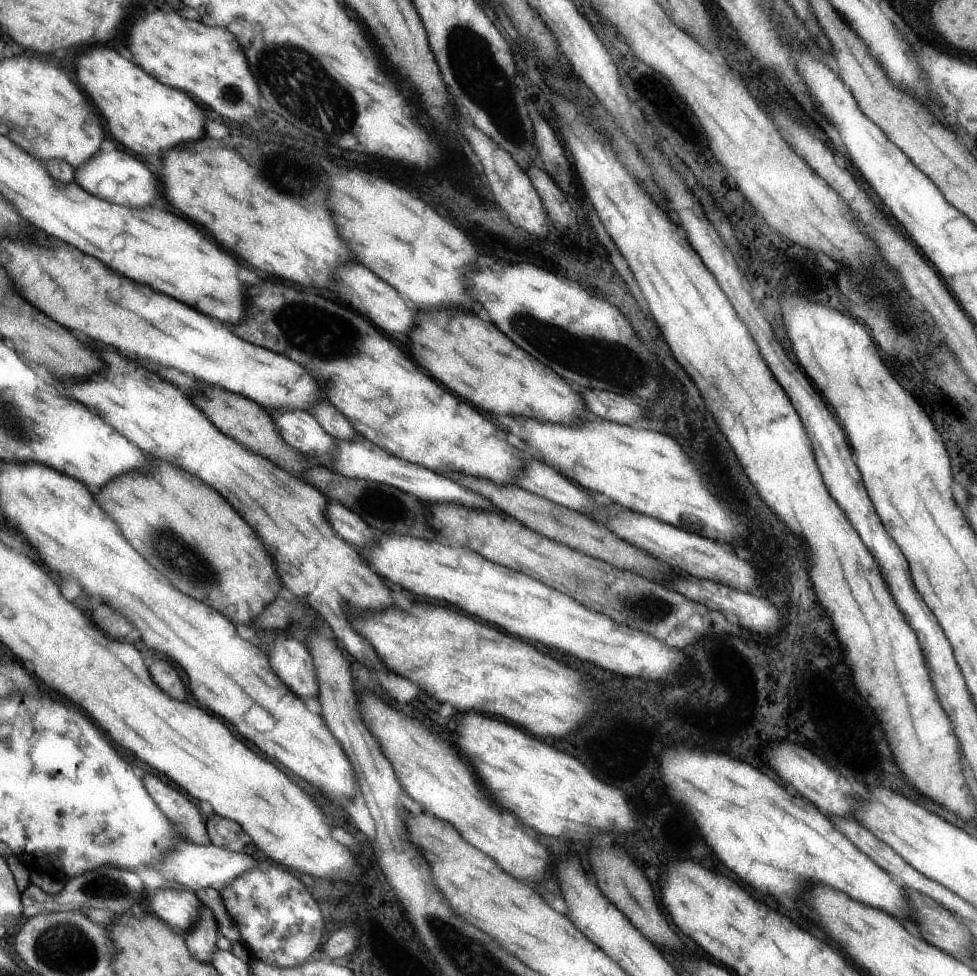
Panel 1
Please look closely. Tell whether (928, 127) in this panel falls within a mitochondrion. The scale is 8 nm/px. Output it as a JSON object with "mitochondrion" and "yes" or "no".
{"mitochondrion":"no"}

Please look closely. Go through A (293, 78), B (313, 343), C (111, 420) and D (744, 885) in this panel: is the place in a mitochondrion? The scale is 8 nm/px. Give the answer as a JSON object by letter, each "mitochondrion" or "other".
{"A":"mitochondrion","B":"mitochondrion","C":"other","D":"other"}

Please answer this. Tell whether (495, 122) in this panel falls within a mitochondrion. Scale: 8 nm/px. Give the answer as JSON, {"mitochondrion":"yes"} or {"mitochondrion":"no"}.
{"mitochondrion":"yes"}

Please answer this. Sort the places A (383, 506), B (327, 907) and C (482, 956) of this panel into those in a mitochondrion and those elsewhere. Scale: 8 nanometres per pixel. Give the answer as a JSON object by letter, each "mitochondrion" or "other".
{"A":"other","B":"other","C":"mitochondrion"}

